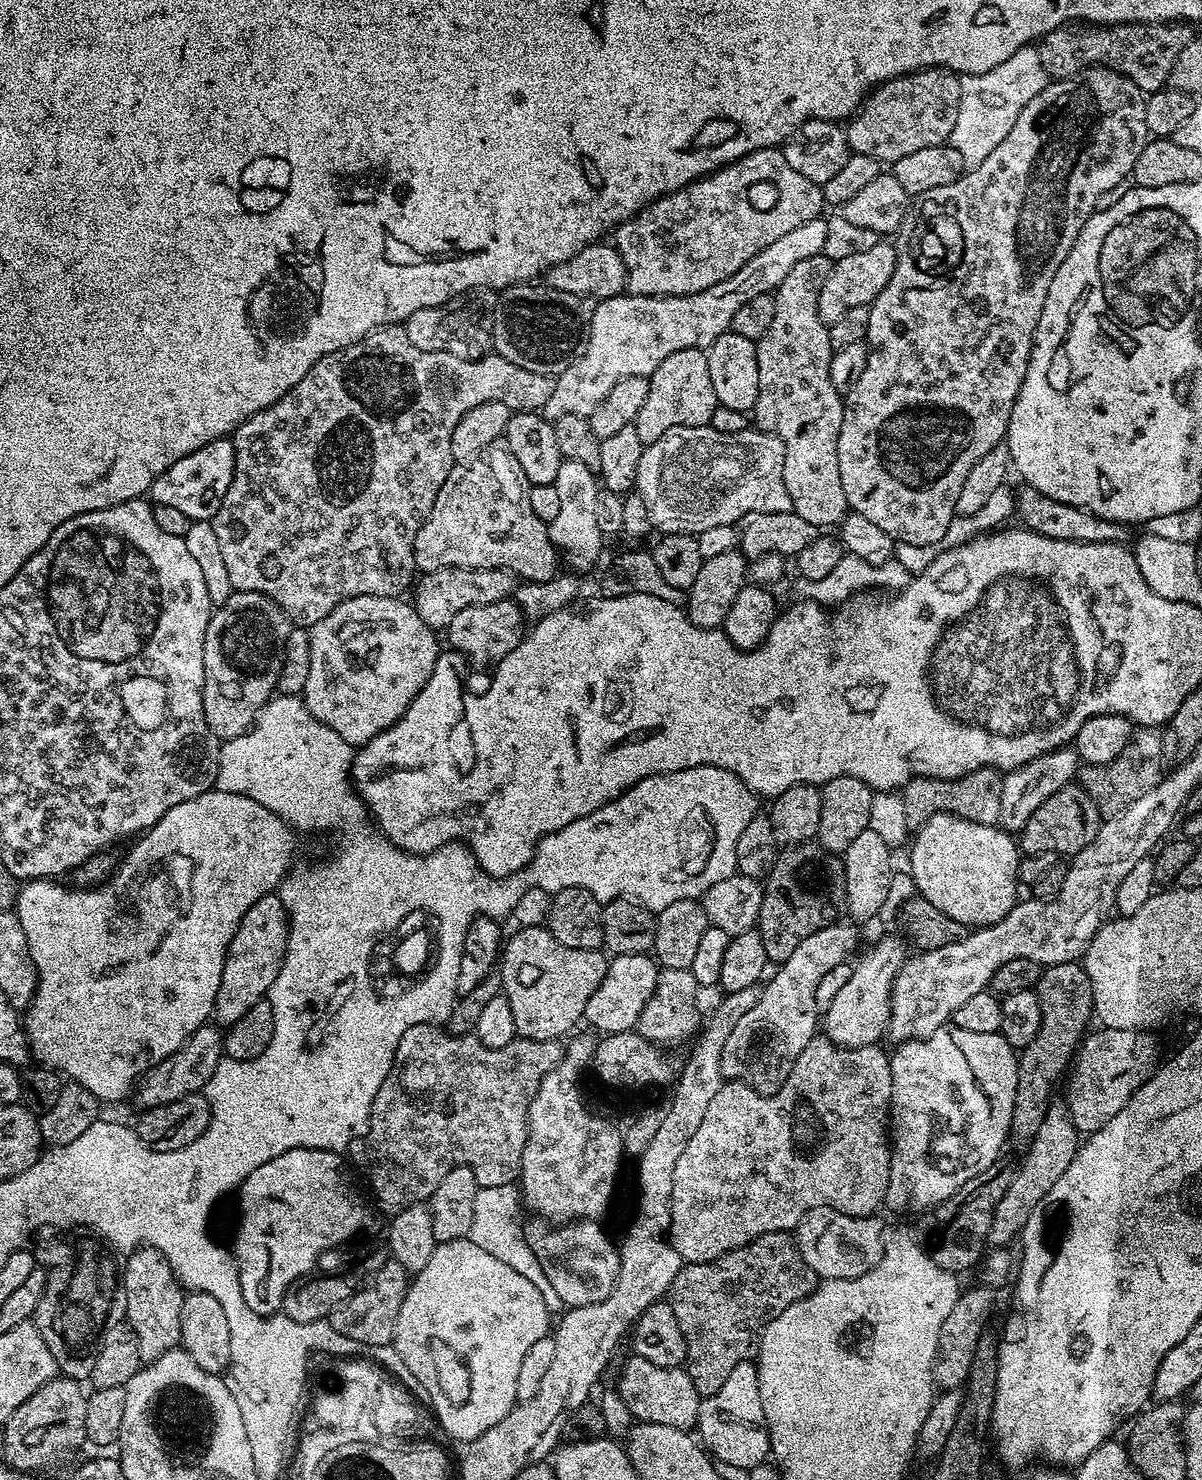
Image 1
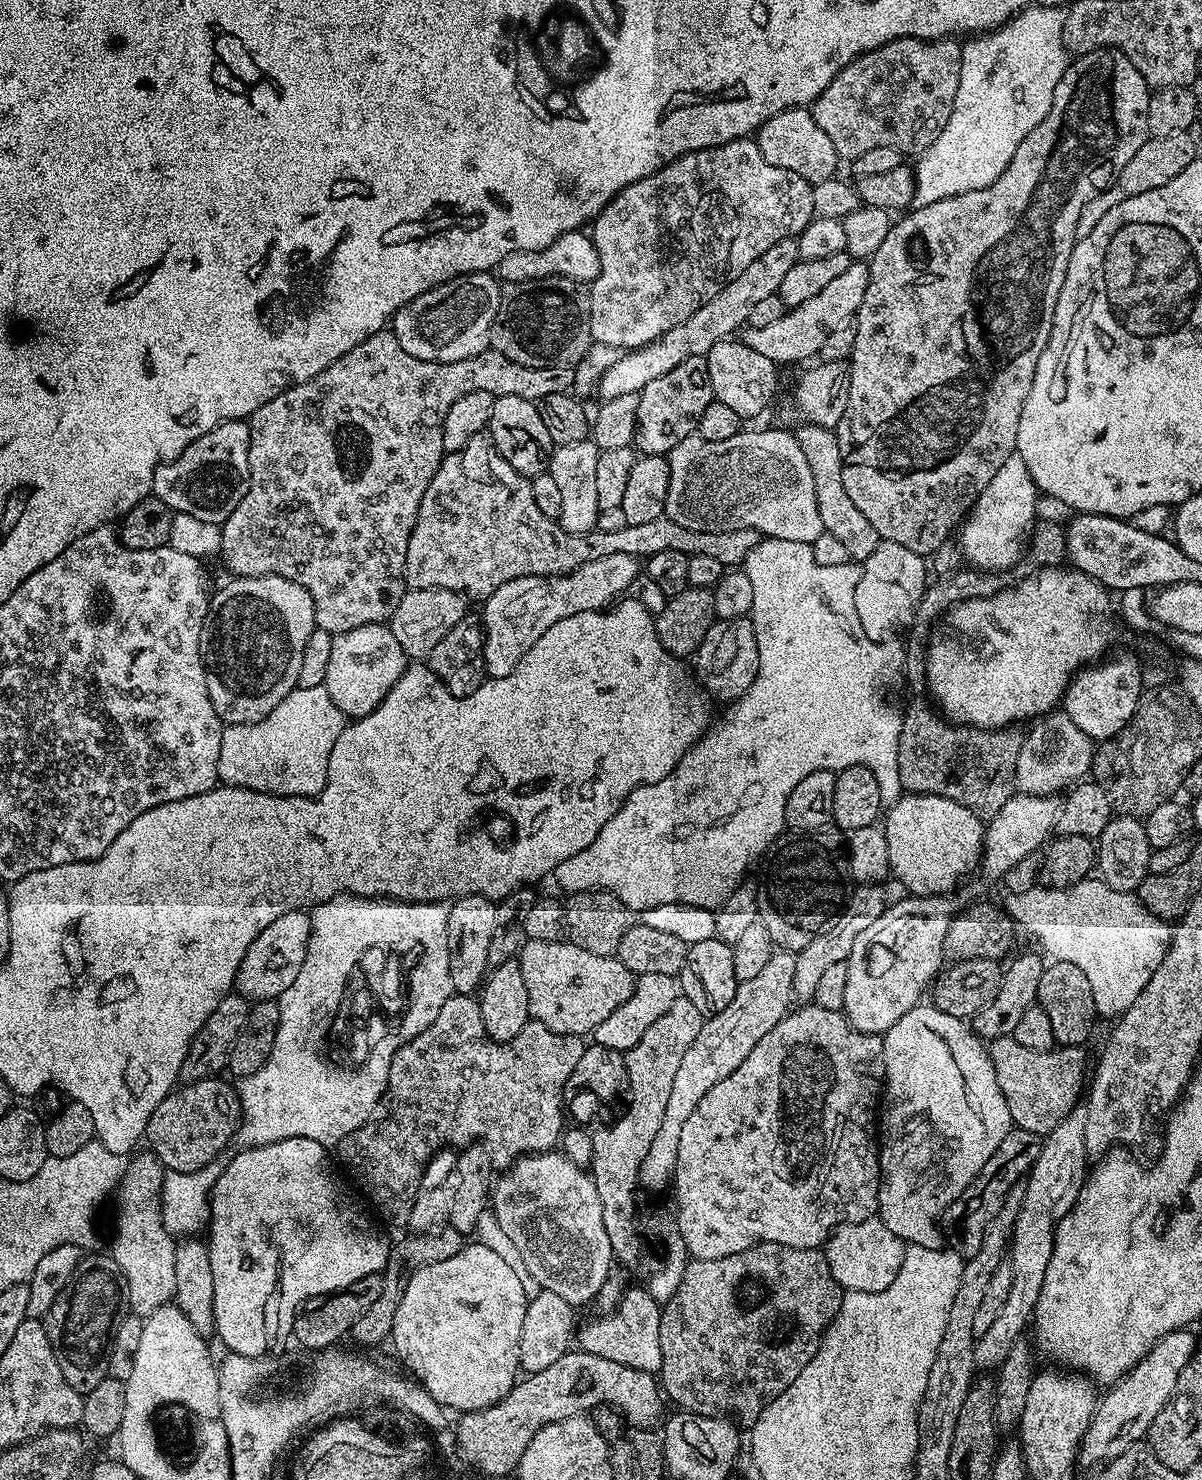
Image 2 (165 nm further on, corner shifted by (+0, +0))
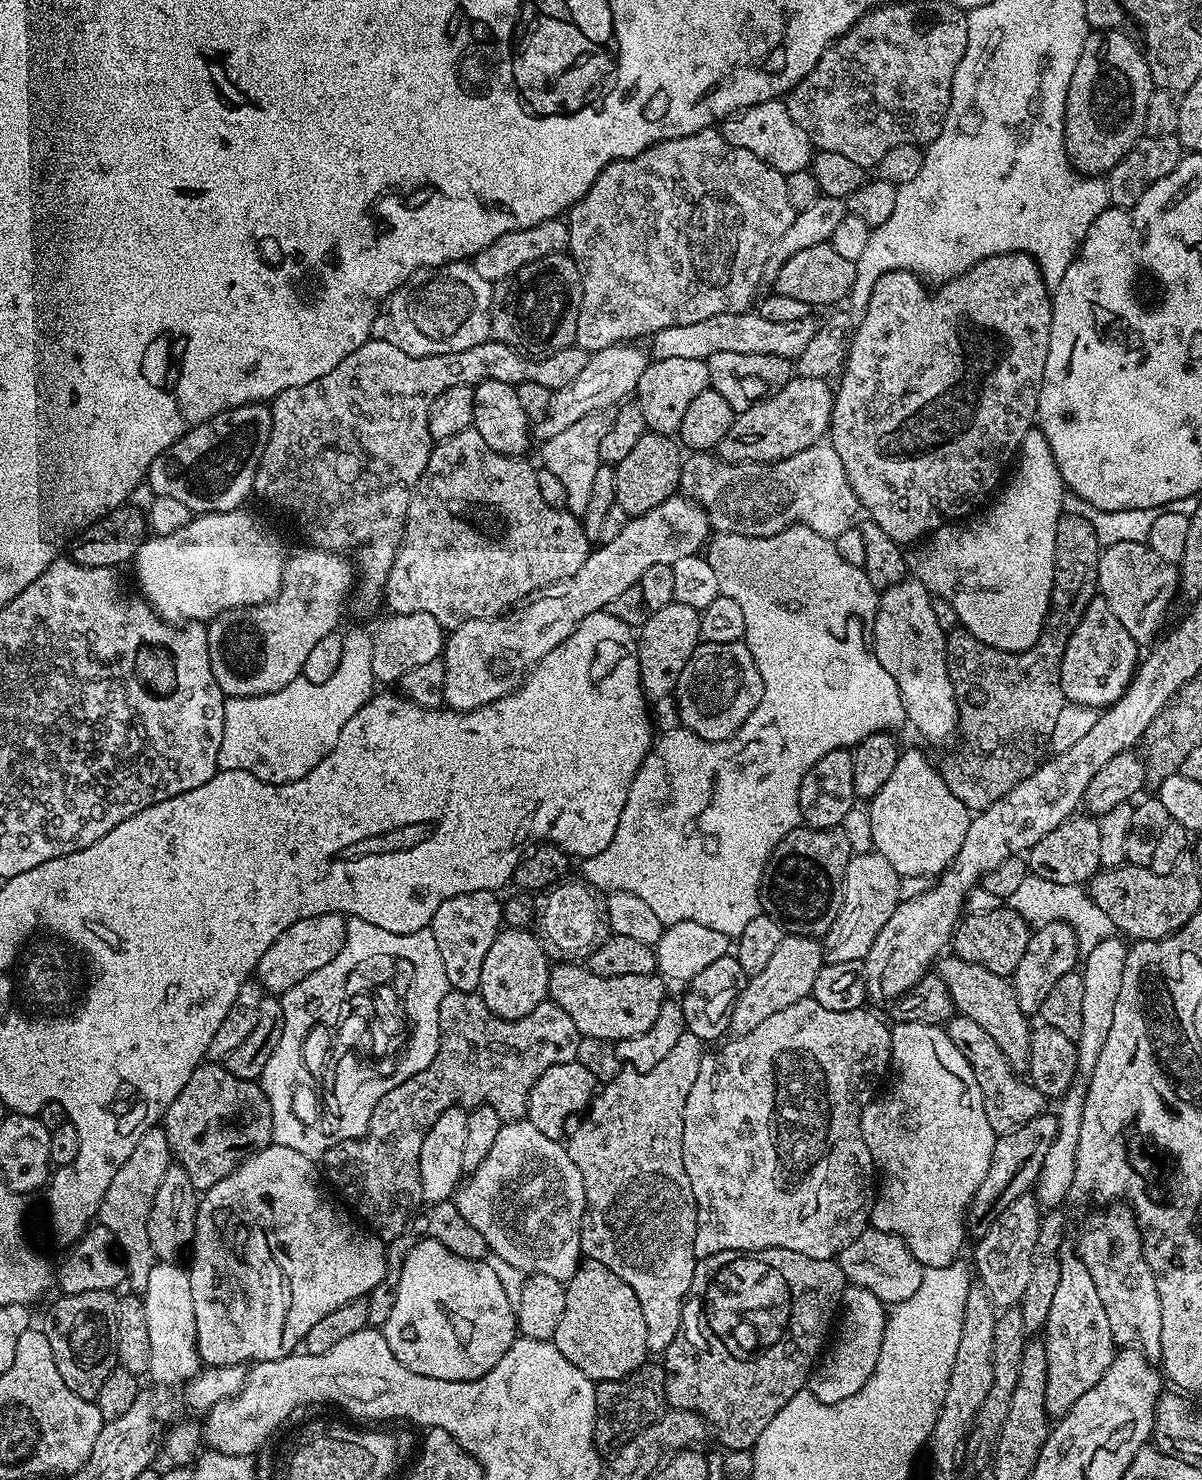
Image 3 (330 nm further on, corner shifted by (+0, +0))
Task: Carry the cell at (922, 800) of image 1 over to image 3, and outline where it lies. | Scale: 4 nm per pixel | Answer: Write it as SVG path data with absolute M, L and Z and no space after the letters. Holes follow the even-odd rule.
M1063 513L1058 518L1058 526L1056 527L1056 553L1054 554L1054 582L1052 583L1052 602L1048 619L1044 621L1044 631L1040 633L1038 642L1034 642L1034 646L1030 646L1024 652L1003 652L997 648L991 648L989 644L983 644L978 638L971 636L969 632L963 630L949 631L946 636L946 662L948 663L948 676L952 680L954 686L954 694L956 695L956 706L960 715L960 723L958 725L959 739L964 739L960 744L957 752L952 752L945 758L941 764L938 764L938 771L942 779L946 782L946 786L950 786L950 790L954 794L954 798L958 798L973 813L983 812L984 809L990 807L994 802L998 802L998 798L1002 798L1006 794L1010 794L1010 790L1014 790L1014 786L1018 786L1018 782L1022 782L1022 778L1030 778L1030 774L1034 774L1034 770L1040 767L1045 759L1046 753L1050 748L1050 734L1054 734L1054 722L1058 718L1058 713L1062 710L1065 698L1062 694L1062 686L1060 685L1060 671L1062 670L1062 654L1066 650L1066 642L1070 638L1070 634L1078 626L1078 622L1082 618L1082 614L1086 614L1086 606L1090 606L1090 602L1098 595L1096 587L1096 579L1098 578L1098 562L1100 561L1100 553L1102 547L1098 542L1098 537L1094 532L1094 526L1078 515Z

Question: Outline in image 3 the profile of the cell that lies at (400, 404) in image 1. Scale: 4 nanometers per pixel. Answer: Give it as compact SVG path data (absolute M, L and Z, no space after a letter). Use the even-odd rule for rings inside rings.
M369 338L365 344L358 346L354 354L342 358L330 374L322 374L314 382L306 382L306 386L294 386L290 390L282 390L276 399L271 401L272 425L270 426L270 438L266 442L266 450L260 459L260 465L256 471L256 477L252 483L252 491L258 497L261 496L268 504L273 504L276 508L281 508L288 516L296 516L300 523L300 528L304 531L304 536L308 539L307 543L314 548L322 548L326 552L339 552L341 554L351 553L351 548L356 548L359 544L364 544L360 548L360 564L358 560L358 579L354 584L354 595L350 600L350 612L356 616L368 616L376 607L384 604L384 587L386 578L390 578L390 566L394 566L396 550L400 547L404 537L404 523L406 514L410 506L412 492L418 486L422 474L428 465L428 459L434 447L434 441L430 434L428 419L430 418L430 406L442 390L450 390L450 386L459 384L478 385L484 380L493 380L494 382L506 382L507 384L521 384L522 382L538 382L542 386L550 389L565 388L578 378L578 373L585 368L590 353L584 348L571 347L566 350L558 350L554 354L543 358L533 358L524 356L521 352L515 352L510 346L494 339L488 339L484 344L470 346L470 350L462 350L454 354L434 354L433 356L411 356L406 354L406 350L398 350L398 346L390 346L390 342Z

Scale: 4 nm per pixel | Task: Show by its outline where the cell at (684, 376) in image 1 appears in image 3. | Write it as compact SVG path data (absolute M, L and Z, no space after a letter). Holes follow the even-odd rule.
M662 358L652 360L646 370L638 378L638 386L634 393L634 402L642 410L642 418L646 418L648 431L663 436L679 433L682 418L686 409L697 394L709 388L710 370L707 360L698 358Z

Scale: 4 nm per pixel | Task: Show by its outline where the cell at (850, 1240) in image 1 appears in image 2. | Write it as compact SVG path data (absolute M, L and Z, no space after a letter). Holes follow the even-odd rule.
M873 1218L841 1224L824 1241L822 1251L830 1266L830 1274L834 1274L834 1282L838 1282L841 1288L849 1292L877 1292L898 1278L905 1247L904 1241L890 1234L879 1218Z

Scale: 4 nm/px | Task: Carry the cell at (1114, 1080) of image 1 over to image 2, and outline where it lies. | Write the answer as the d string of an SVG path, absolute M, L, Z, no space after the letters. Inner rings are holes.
M1003 1036L987 1045L988 1057L994 1066L994 1078L998 1078L998 1088L1002 1090L1002 1098L1006 1098L1006 1107L1010 1109L1013 1125L1022 1130L1030 1130L1038 1137L1045 1137L1067 1118L1071 1112L1077 1111L1076 1099L1081 1099L1086 1088L1086 1077L1090 1072L1090 1060L1080 1046L1057 1046L1051 1052L1026 1050L1012 1036Z

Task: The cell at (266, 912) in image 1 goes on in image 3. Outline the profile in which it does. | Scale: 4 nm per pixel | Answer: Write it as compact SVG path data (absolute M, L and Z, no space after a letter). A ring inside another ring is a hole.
M339 912L330 914L318 914L314 918L302 918L294 922L262 954L258 962L254 976L261 988L268 994L282 994L290 990L290 986L297 986L302 978L314 970L321 969L322 966L330 962L344 945L346 938L346 920Z

